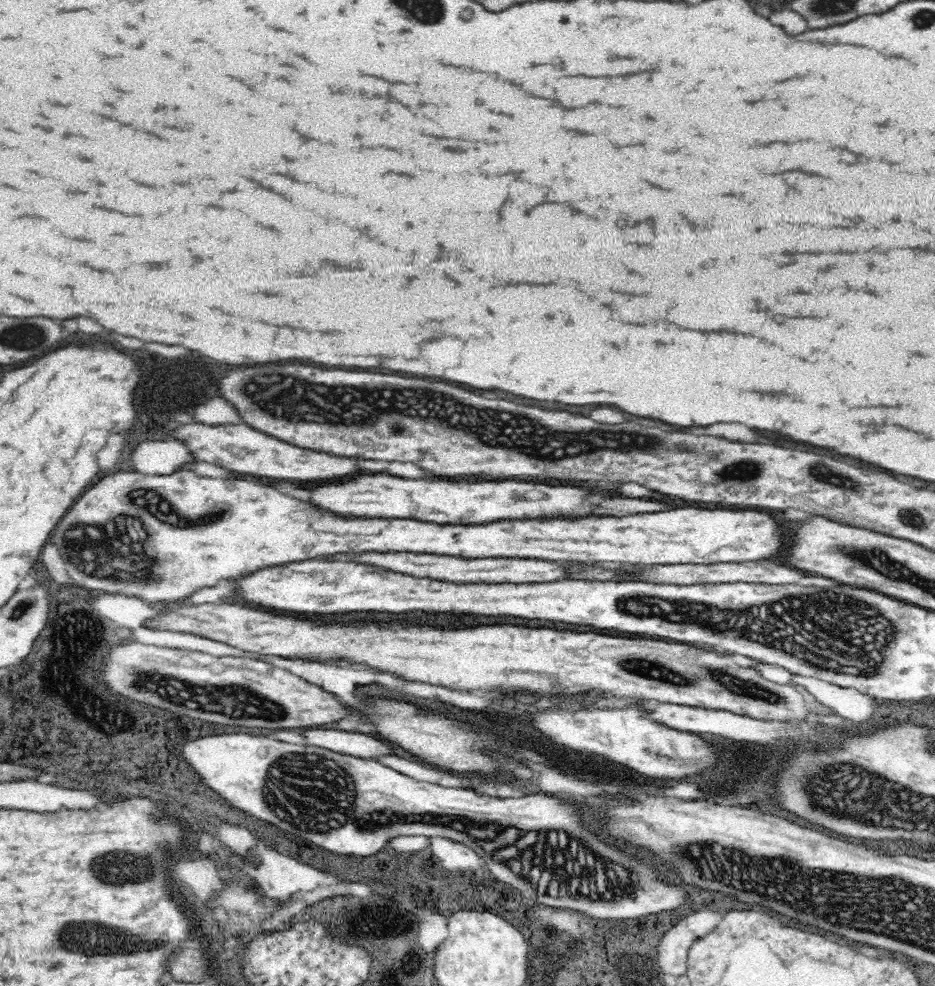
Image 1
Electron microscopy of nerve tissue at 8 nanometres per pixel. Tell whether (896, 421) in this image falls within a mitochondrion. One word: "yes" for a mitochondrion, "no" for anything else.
no

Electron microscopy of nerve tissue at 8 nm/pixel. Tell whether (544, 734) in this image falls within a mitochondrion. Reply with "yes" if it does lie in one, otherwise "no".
yes

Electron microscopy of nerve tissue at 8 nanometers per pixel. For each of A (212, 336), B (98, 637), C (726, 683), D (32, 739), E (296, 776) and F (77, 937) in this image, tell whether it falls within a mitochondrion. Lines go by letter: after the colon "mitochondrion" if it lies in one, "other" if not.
A: other
B: mitochondrion
C: mitochondrion
D: other
E: mitochondrion
F: mitochondrion

